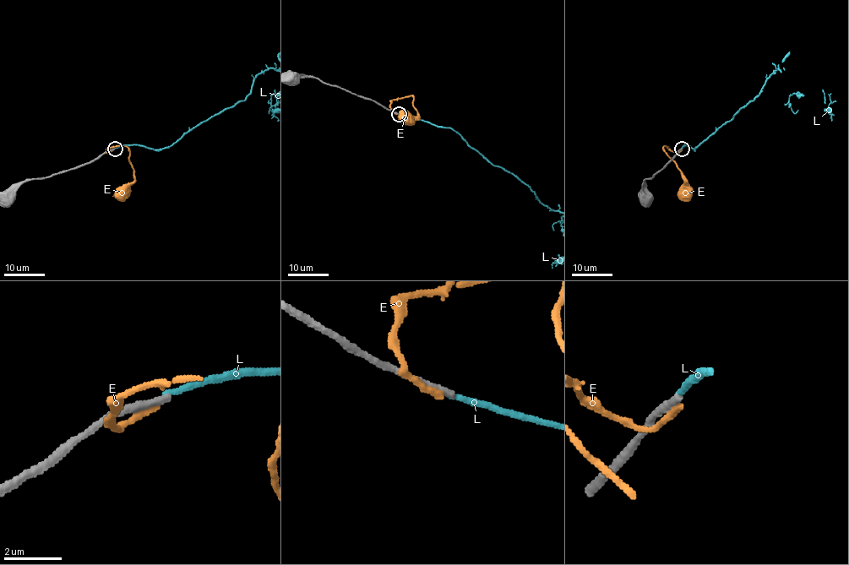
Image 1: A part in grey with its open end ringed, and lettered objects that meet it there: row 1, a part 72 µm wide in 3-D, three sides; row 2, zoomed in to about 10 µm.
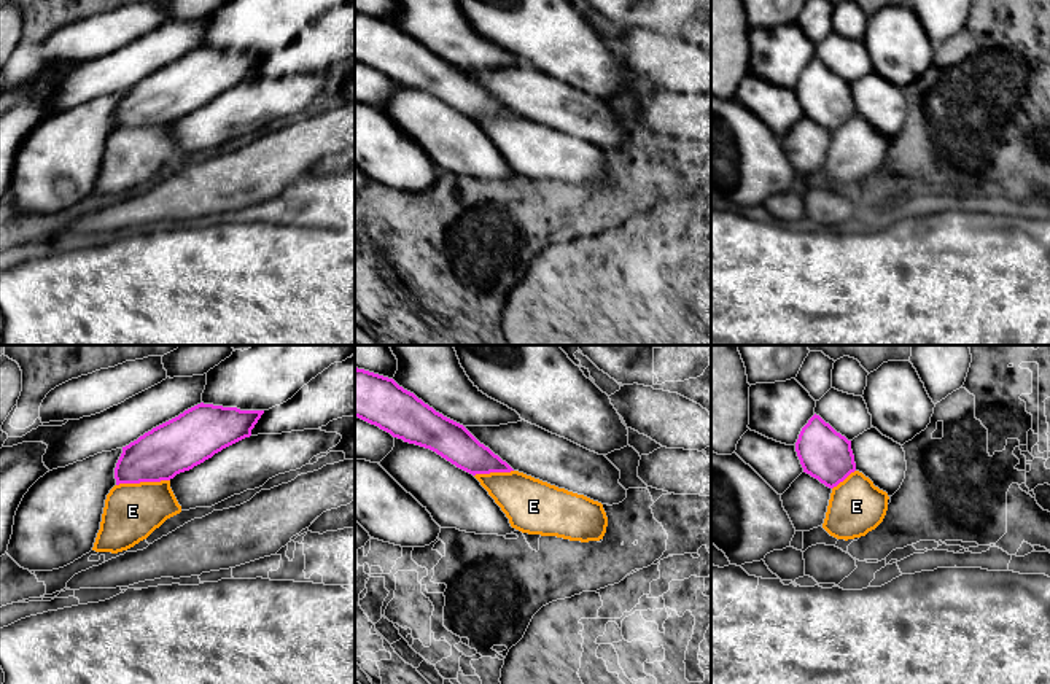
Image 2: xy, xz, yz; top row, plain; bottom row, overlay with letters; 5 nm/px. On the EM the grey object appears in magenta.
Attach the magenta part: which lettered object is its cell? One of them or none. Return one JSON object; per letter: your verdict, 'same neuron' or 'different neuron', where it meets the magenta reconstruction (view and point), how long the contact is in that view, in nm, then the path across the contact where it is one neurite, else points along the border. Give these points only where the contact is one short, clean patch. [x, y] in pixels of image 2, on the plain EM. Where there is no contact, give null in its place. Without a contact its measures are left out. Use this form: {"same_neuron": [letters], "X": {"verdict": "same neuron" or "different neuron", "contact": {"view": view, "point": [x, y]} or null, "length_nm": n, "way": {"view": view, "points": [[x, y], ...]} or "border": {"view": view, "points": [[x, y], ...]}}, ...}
{"same_neuron": [], "E": {"verdict": "different neuron", "contact": {"view": "xy", "point": [142, 124]}, "length_nm": 280}, "L": {"verdict": "different neuron", "contact": null}}

